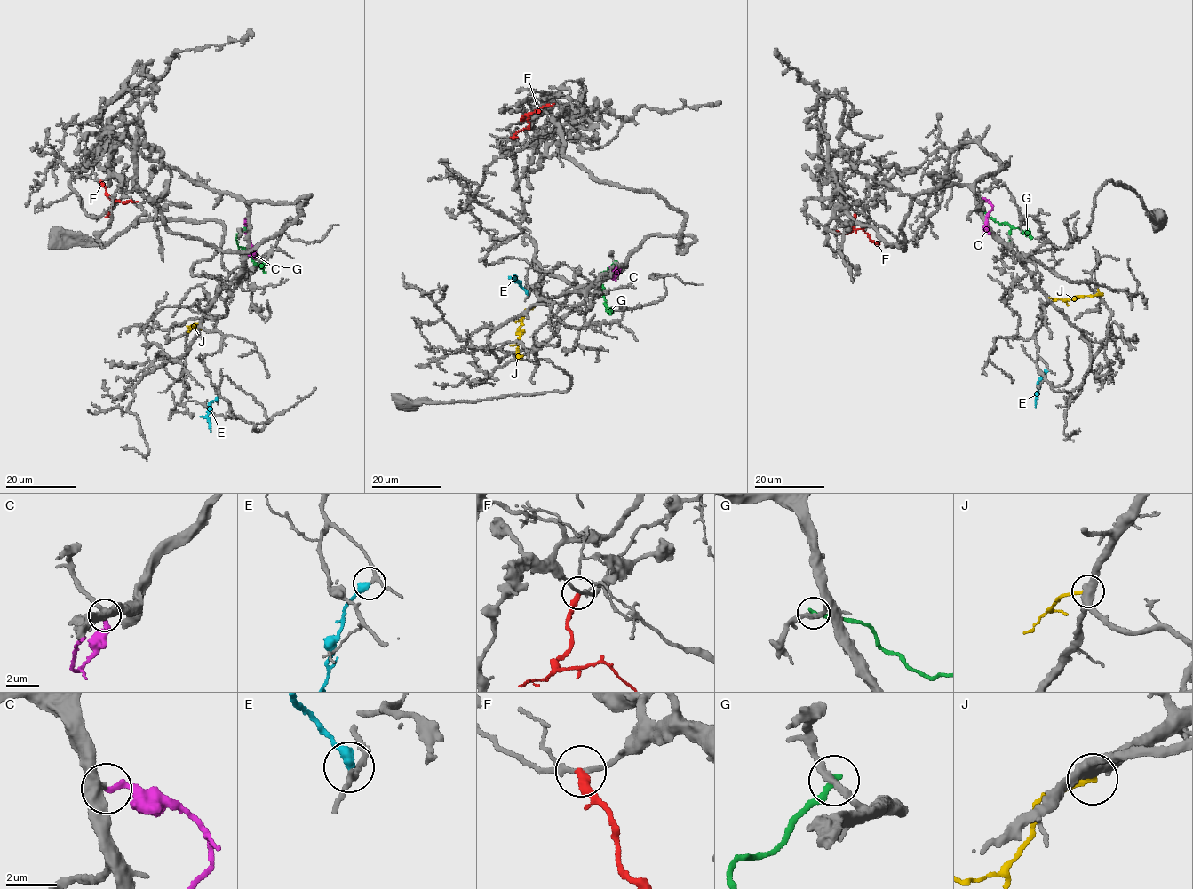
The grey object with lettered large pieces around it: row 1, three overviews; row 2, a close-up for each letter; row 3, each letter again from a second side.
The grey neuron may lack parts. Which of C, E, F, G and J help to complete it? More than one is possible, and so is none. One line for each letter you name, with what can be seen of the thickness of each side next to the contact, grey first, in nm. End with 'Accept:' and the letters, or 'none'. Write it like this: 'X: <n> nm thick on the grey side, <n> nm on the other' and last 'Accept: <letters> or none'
E: 180 nm thick on the grey side, 420 nm on the other
Accept: E

